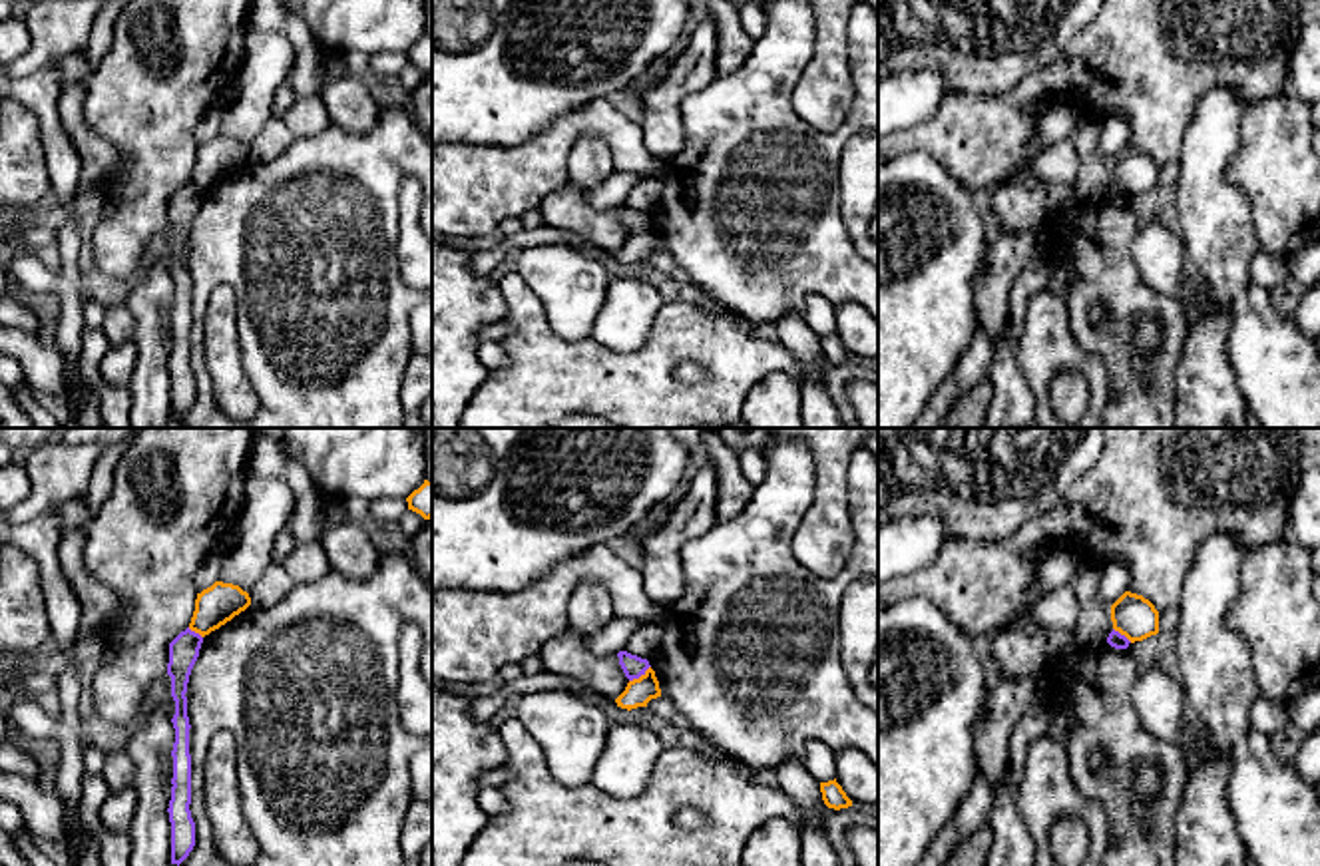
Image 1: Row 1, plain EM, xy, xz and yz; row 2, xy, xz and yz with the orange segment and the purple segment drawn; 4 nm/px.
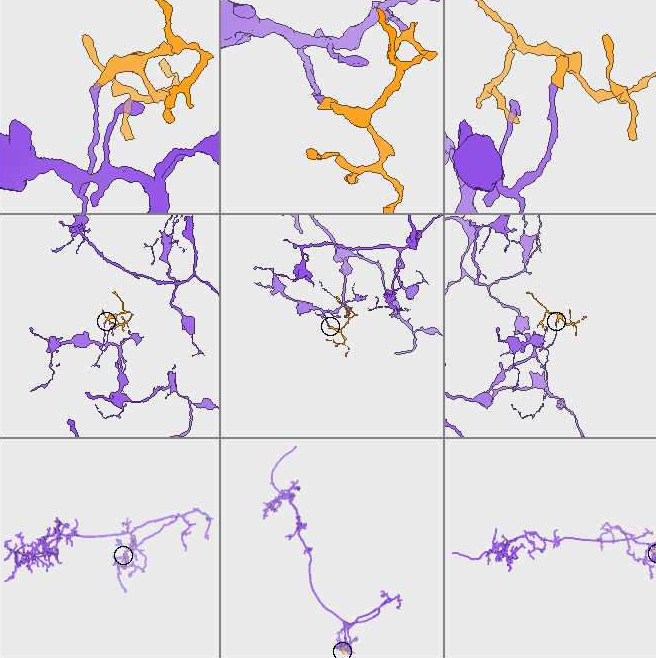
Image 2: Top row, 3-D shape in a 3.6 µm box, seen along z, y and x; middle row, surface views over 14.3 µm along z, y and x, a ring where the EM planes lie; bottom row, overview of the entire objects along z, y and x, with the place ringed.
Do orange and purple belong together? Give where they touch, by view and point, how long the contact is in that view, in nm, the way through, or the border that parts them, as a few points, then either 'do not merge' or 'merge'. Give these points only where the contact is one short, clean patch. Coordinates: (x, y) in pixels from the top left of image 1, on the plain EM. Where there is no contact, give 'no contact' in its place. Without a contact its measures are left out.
contact xz (642, 229); length 110 nm; border xz (650, 219), (630, 235); do not merge

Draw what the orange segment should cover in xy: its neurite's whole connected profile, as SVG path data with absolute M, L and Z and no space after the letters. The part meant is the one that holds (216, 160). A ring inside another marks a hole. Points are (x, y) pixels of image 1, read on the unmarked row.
M215 135L211 141L197 147L189 183L205 191L249 159L251 151L239 139Z

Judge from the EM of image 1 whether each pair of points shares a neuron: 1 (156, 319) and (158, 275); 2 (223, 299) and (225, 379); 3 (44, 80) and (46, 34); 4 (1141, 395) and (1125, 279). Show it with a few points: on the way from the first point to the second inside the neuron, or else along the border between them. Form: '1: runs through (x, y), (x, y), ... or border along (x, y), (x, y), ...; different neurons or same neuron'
1: runs through (156, 309), (158, 285); same neuron
2: runs through (223, 319), (223, 359); same neuron
3: border along (46, 62), (20, 80); different neurons
4: runs through (1161, 365), (1171, 351), (1171, 323), (1155, 307); same neuron

